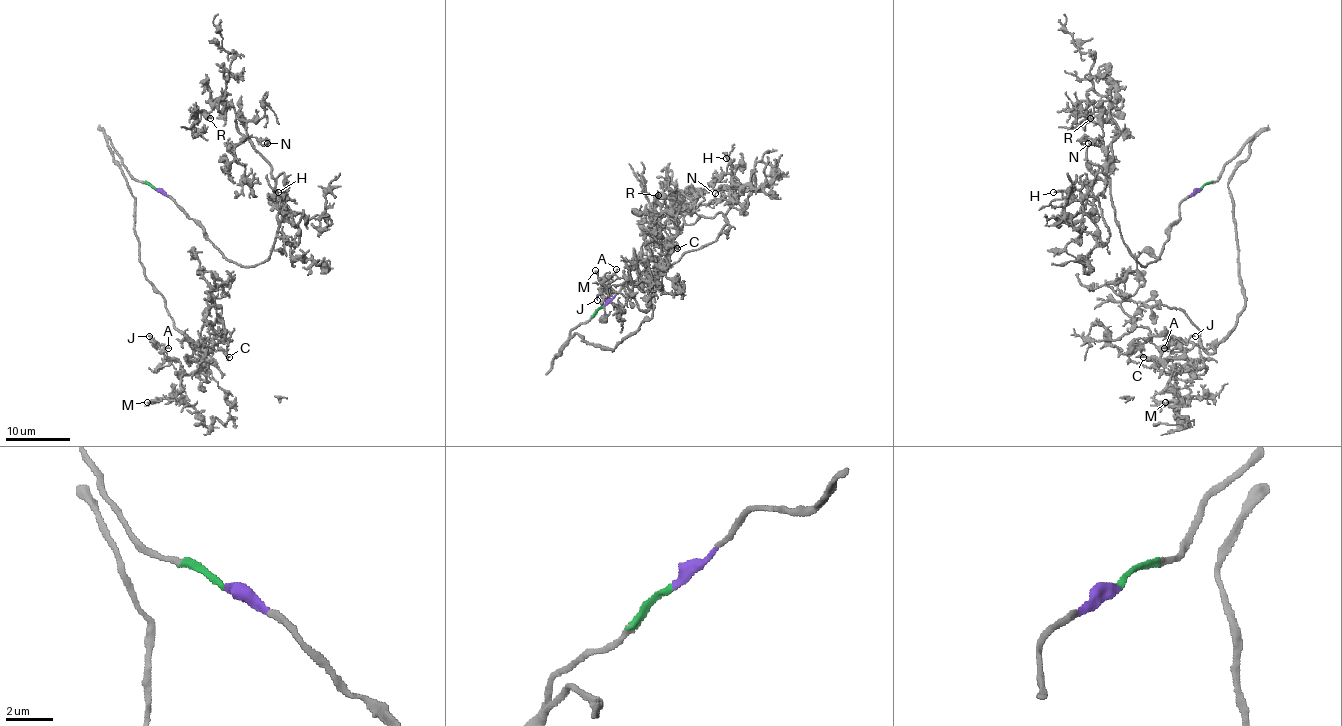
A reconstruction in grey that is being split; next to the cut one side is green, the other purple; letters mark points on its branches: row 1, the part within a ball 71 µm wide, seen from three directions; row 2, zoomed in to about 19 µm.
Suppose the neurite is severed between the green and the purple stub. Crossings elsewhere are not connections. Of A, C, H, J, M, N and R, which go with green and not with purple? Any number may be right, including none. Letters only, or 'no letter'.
A, C, J, M

